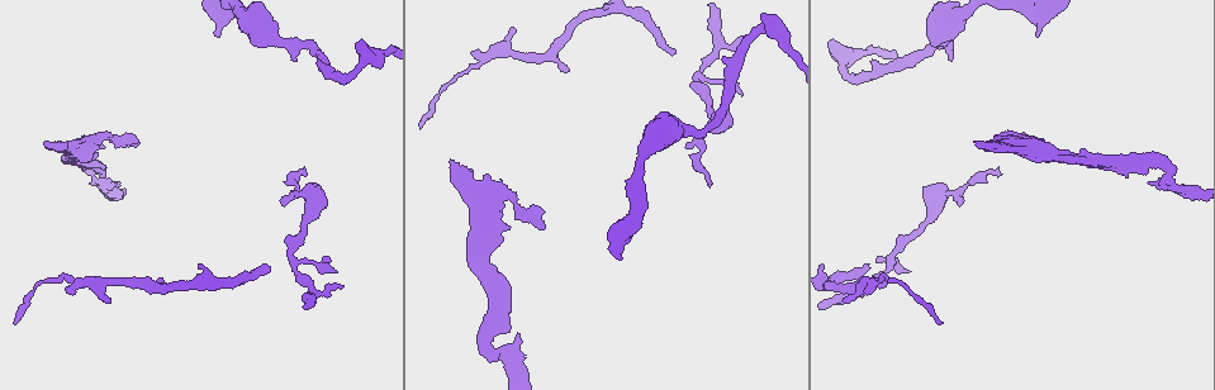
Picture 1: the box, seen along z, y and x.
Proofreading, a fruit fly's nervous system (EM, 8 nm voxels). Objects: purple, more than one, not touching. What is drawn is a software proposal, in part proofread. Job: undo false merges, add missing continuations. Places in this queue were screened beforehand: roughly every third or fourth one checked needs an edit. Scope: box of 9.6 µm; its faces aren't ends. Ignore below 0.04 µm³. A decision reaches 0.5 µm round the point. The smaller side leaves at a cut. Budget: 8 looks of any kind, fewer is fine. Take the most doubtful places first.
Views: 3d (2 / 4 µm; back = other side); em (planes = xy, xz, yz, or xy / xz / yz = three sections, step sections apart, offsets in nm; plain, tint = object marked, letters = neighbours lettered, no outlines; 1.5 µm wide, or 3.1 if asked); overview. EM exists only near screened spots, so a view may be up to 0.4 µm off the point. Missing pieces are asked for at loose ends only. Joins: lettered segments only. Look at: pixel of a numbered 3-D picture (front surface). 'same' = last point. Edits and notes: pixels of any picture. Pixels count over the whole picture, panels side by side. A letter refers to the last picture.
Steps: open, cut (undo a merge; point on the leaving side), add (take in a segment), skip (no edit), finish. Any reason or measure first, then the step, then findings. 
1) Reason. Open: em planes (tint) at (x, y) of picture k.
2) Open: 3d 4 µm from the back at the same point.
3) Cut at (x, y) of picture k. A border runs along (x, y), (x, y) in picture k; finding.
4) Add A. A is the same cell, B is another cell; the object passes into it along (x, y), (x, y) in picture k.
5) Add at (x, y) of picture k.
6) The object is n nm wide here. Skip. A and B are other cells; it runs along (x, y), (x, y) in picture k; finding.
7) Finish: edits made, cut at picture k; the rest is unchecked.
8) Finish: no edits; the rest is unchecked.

An open end. Open: 3d 4 µm at (675, 52) of picture 1.

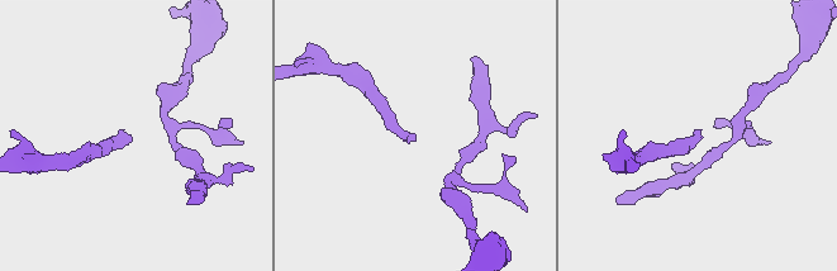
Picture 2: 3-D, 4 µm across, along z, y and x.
Now the EM. Open: em 3.1 µm planes (letters) at (131, 139) of picture 2.

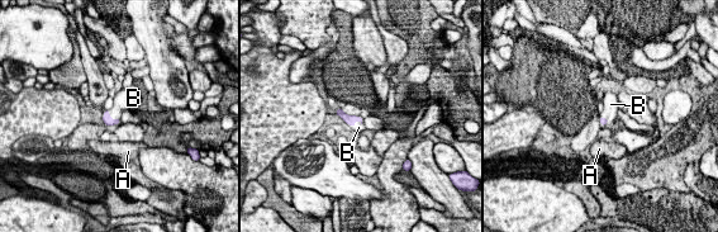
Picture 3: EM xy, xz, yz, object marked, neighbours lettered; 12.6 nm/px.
Add B. B is the same cell, A is another cell; the object passes into it along (603, 121), (600, 122), (610, 105) in picture 3; the cell continues.

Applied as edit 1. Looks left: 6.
Open: overview.

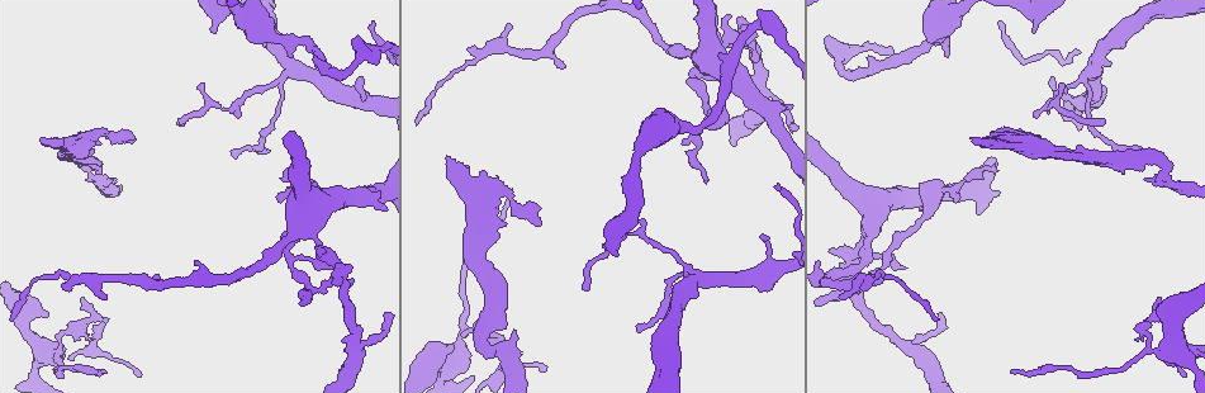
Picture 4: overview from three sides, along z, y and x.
Thick end. Open: 3d 4 µm at (213, 32) of picture 4.

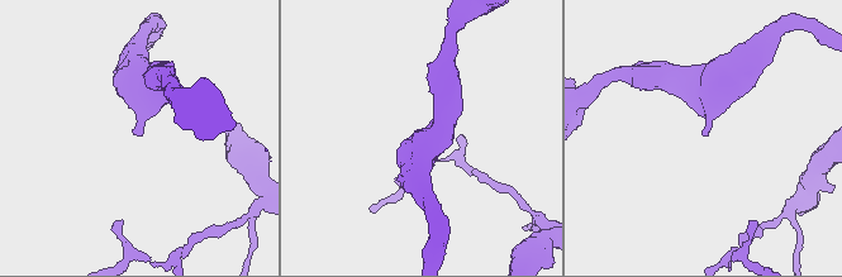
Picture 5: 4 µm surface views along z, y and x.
Need the tissue. Open: em planes (letters) at (138, 136) of picture 5.

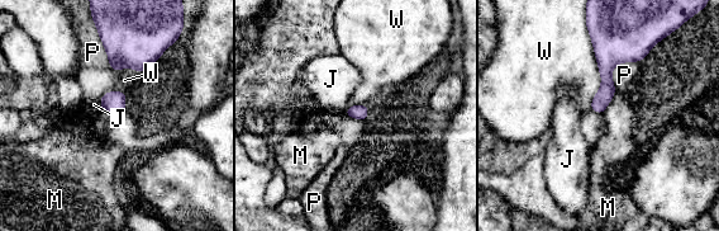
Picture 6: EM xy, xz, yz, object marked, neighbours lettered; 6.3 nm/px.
Skip. J, M, P and W are other cells; a border runs along (615, 92), (601, 113) in picture 6; no lettered segment goes on from it.

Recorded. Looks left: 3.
An open end. Open: em planes (letters) at (509, 24) of picture 4.

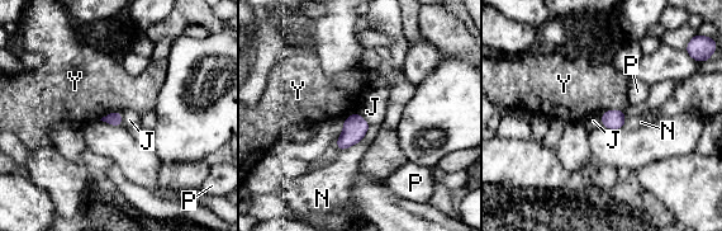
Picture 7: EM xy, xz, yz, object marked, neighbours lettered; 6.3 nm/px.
Skip. J, N, P and Y are other cells; a border runs along (120, 112), (122, 126) in picture 7; none of them fits.

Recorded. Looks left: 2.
Finish: edits made, add at picture 3; the rest is unchecked.

